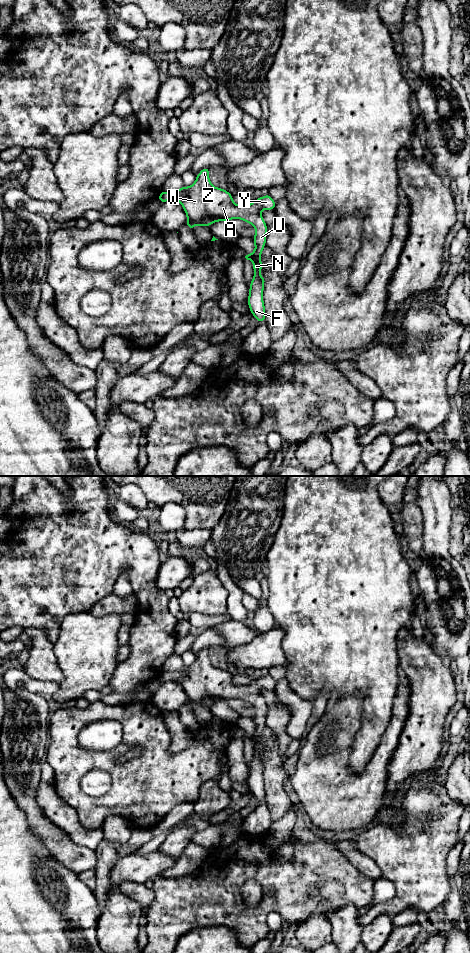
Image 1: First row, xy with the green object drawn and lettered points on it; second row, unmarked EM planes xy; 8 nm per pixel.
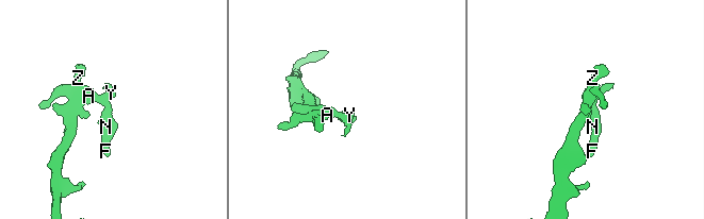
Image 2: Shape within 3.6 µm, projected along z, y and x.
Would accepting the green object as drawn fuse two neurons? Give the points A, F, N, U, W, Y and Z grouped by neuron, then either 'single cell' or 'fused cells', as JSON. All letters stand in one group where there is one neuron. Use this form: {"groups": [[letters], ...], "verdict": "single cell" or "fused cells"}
{"groups": [["A", "F", "N", "U", "W", "Y", "Z"]], "verdict": "single cell"}

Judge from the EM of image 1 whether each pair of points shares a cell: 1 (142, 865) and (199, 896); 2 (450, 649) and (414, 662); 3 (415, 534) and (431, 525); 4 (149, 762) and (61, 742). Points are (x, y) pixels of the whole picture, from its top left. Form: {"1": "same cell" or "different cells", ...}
{"1": "same cell", "2": "different cells", "3": "different cells", "4": "same cell"}

